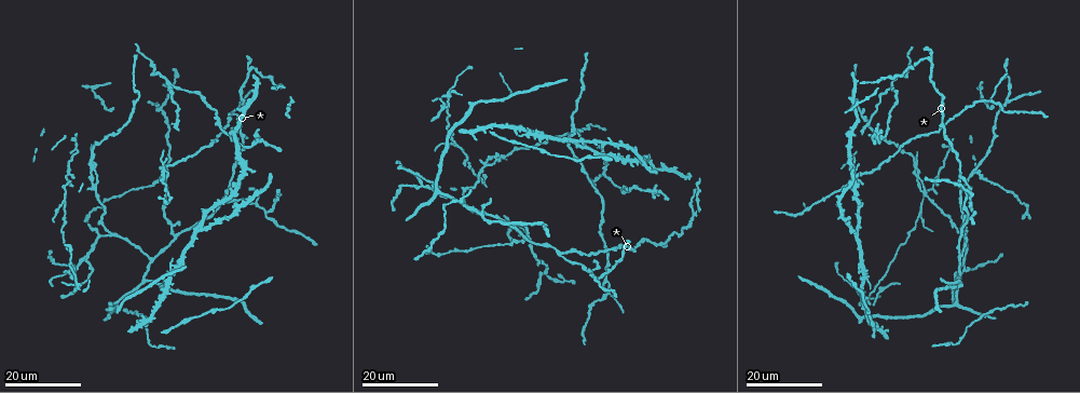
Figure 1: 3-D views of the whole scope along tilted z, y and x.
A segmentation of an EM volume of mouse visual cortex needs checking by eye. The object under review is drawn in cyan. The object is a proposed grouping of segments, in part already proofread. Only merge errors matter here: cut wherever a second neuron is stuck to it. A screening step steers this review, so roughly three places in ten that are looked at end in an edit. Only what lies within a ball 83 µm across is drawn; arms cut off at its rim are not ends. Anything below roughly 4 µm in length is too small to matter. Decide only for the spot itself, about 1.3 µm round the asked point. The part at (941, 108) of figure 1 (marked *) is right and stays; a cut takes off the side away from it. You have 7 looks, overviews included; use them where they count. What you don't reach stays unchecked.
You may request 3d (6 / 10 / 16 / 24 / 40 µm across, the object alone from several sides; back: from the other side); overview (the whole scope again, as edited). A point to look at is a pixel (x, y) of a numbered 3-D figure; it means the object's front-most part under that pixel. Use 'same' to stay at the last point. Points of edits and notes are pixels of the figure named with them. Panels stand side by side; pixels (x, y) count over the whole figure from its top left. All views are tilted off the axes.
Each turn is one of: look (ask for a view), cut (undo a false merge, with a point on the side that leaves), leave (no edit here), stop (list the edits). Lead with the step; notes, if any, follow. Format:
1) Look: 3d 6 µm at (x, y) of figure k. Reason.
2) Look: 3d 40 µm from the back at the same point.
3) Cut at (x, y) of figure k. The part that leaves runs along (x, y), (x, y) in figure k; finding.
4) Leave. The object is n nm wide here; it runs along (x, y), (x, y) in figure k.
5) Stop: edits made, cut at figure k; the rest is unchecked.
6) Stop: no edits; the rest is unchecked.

Look: 3d 16 µm at (151, 260) of figure 1.

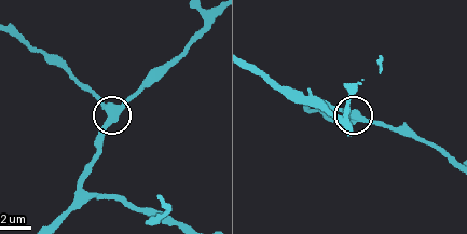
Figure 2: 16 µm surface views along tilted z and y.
Look: 3d 10 µm at (106, 113) of figure 2.

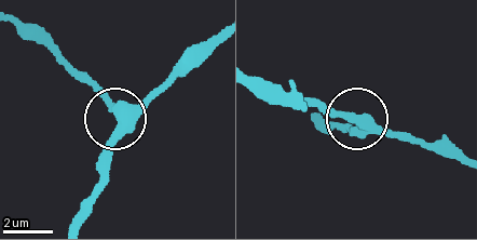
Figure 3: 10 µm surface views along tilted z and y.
Leave. The side arm is 74 µm long; it runs along (218, 34), (121, 111), (108, 155), (108, 177) in figure 3; one neuron here.

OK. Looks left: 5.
Look: 3d 24 µm at (944, 154) of figure 1. Side arm on a straight run.

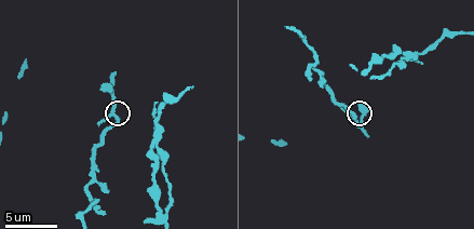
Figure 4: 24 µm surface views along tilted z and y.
Look: 3d 10 µm at (112, 112) of figure 4. Zoom in.

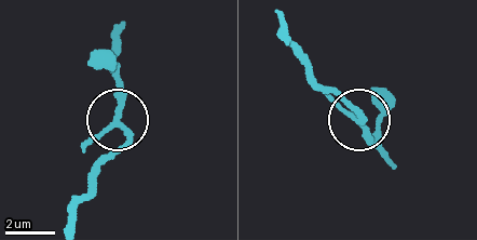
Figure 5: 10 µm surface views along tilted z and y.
Leave. 3 arms meet here; continuous, no second neuron.

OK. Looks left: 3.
Look: 3d 10 µm at (287, 27) of figure 4. Three arms meet.

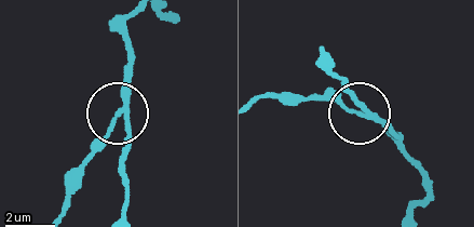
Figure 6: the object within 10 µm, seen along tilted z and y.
Leave. 3 arms meet here; continuous, no second neuron.

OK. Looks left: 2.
Stop: no edits; the rest is unchecked.

